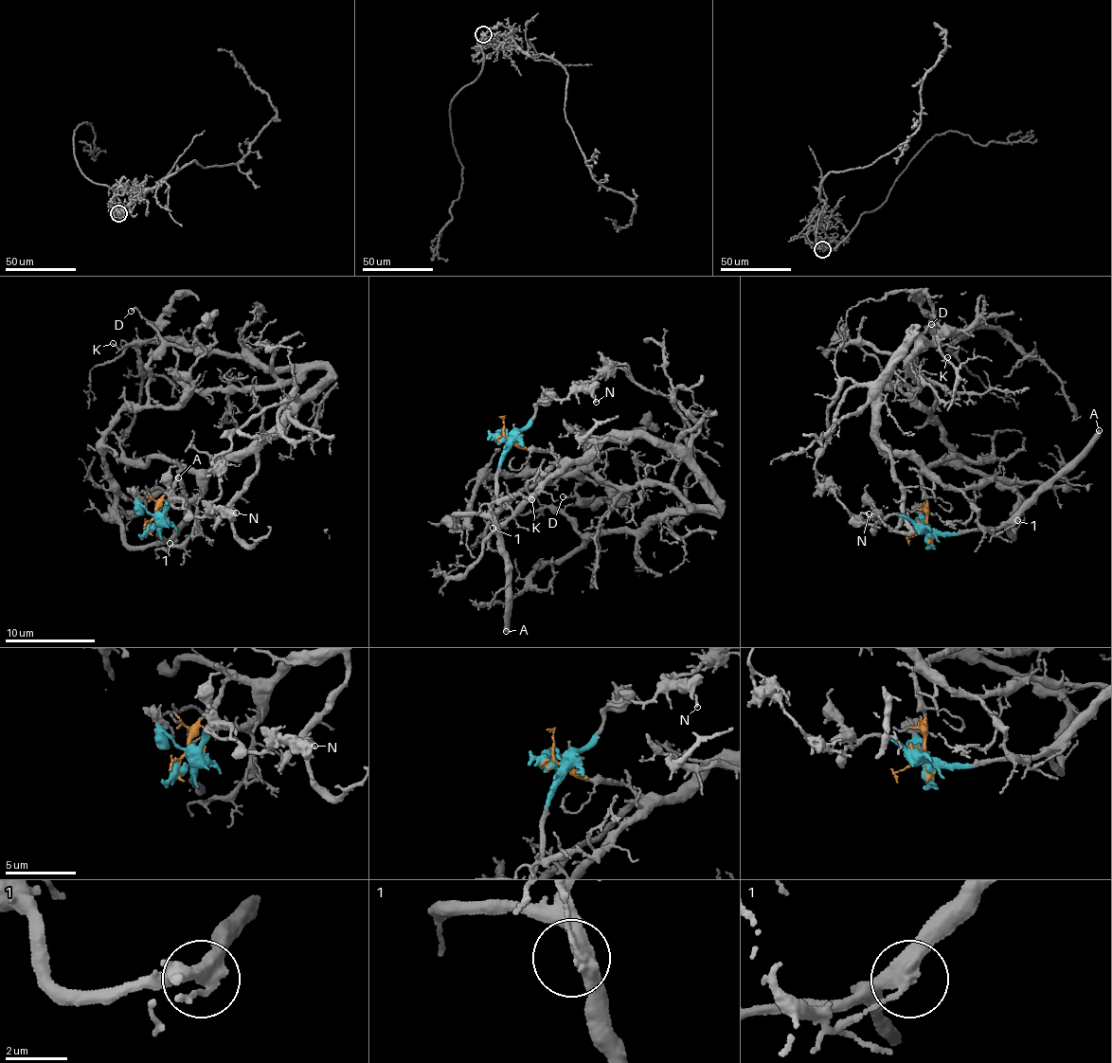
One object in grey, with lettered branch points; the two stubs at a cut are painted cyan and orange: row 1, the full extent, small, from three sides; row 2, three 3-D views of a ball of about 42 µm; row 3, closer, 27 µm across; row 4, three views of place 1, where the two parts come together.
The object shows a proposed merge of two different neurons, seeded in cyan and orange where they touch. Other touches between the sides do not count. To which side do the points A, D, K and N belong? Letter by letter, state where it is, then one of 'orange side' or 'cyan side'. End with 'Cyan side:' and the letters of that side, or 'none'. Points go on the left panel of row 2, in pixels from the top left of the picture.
A: place (178, 477); cyan side
D: place (131, 311); cyan side
K: place (113, 343); orange side
N: place (236, 513); cyan side
Cyan side: A, D, N

